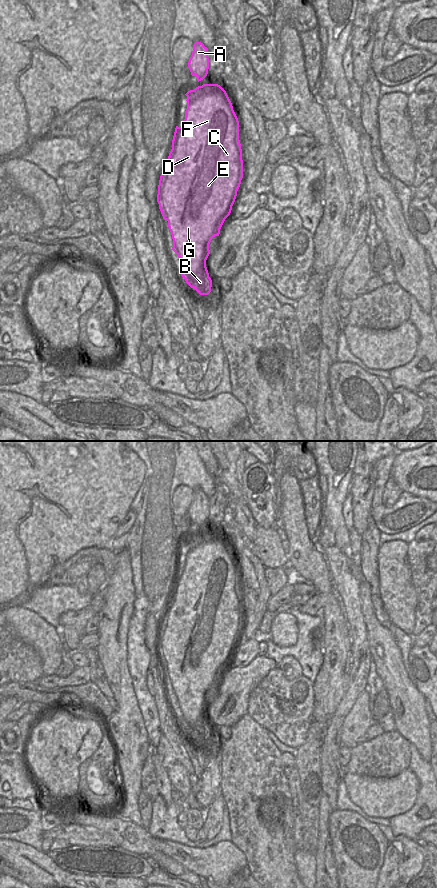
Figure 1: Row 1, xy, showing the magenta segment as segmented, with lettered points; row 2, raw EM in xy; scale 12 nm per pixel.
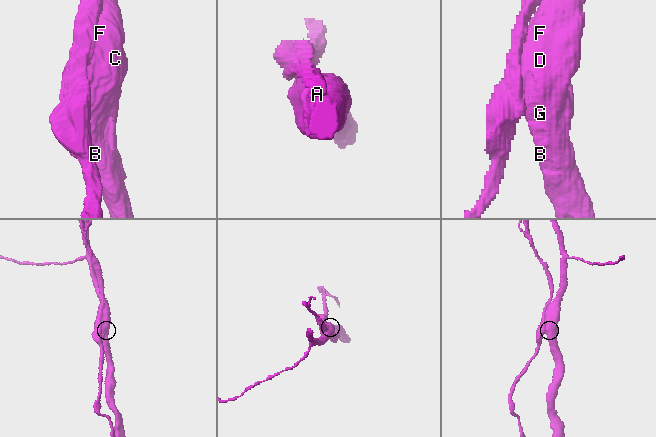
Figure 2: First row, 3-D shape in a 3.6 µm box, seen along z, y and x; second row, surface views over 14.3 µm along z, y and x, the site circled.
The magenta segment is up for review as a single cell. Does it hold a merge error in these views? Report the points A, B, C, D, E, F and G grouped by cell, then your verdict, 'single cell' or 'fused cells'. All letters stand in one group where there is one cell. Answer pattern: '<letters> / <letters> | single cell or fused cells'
A / B C D E F G | fused cells

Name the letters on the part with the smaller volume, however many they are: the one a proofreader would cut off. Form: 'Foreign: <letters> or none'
Foreign: A

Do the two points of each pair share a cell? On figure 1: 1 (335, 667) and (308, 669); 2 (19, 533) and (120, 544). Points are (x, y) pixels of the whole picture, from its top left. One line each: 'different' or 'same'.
1: different
2: different

